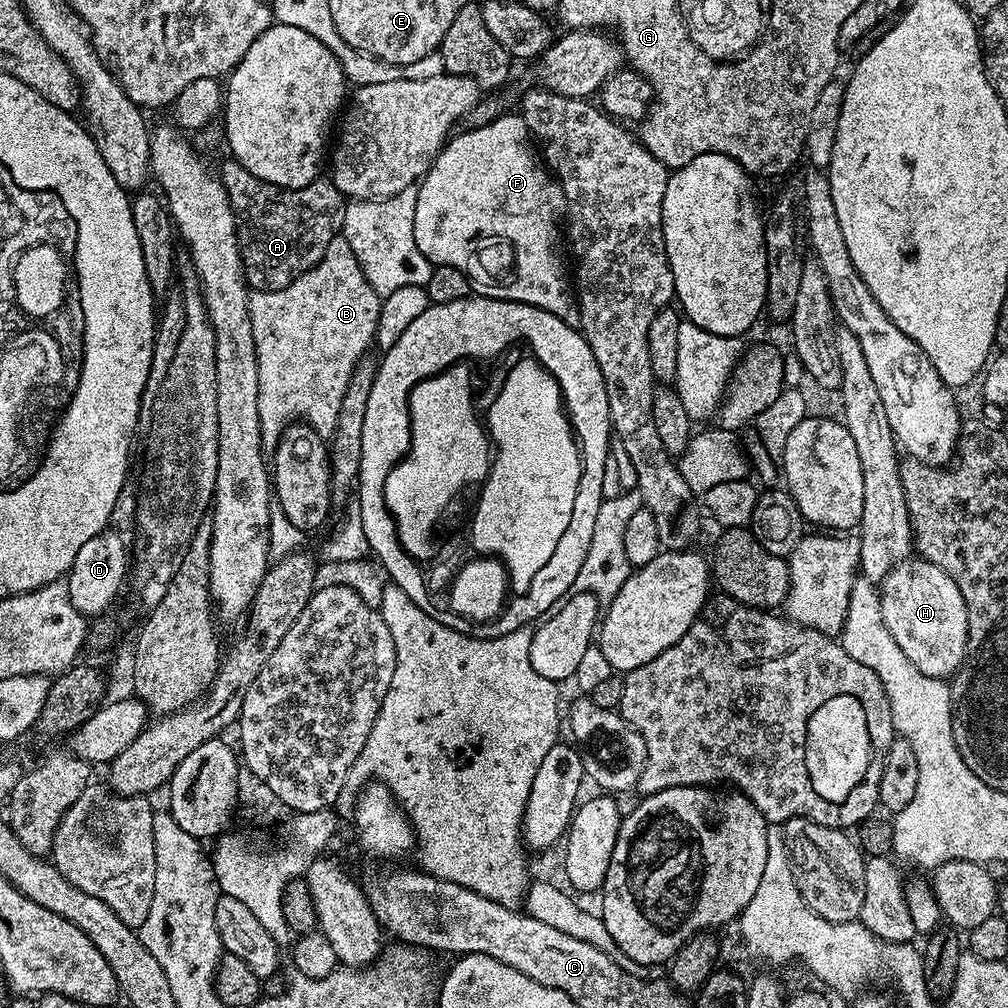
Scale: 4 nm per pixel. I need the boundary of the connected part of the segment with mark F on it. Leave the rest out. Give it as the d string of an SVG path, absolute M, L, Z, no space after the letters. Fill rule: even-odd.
M501 114L481 128L469 127L468 132L461 136L453 135L445 143L436 156L431 168L419 181L416 194L416 210L414 212L414 240L416 250L424 255L429 265L446 265L457 267L471 280L472 291L478 296L489 296L491 300L513 300L519 304L532 304L535 308L546 310L558 318L562 318L567 324L576 326L580 323L580 306L574 295L573 285L570 283L570 268L564 265L564 256L560 253L560 236L562 240L562 221L566 216L568 200L559 180L546 167L543 159L538 155L537 145L528 131L523 115L507 116Z

